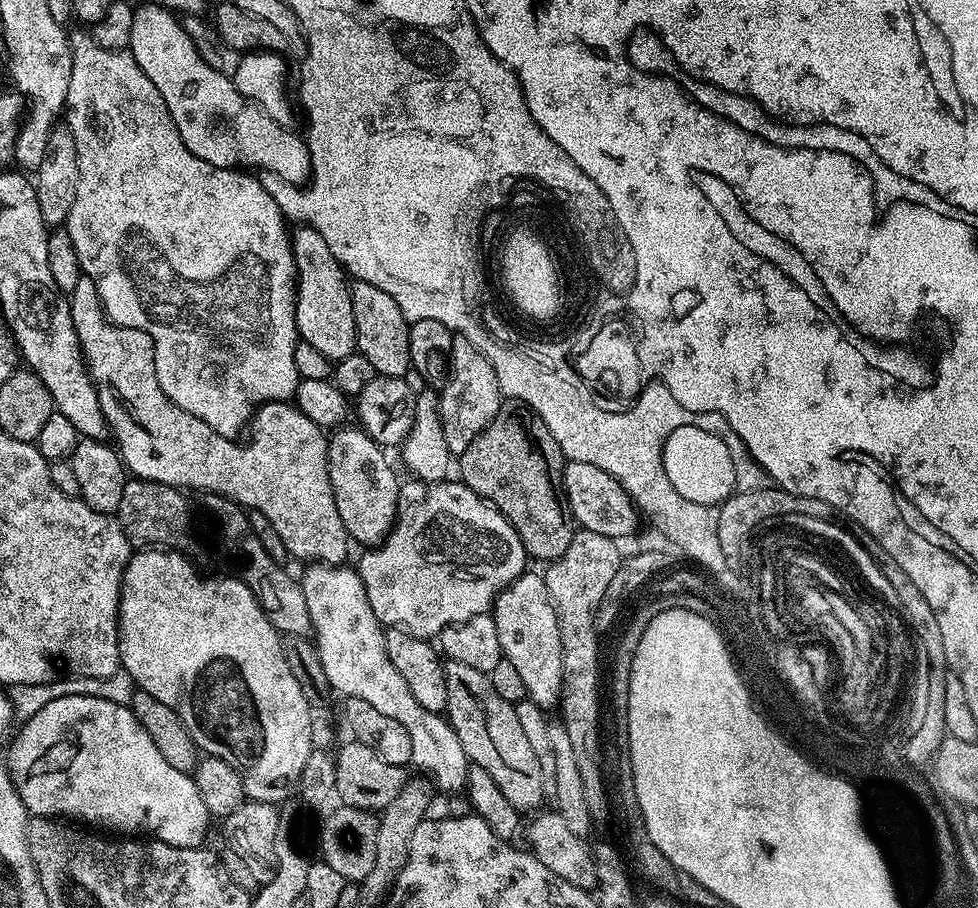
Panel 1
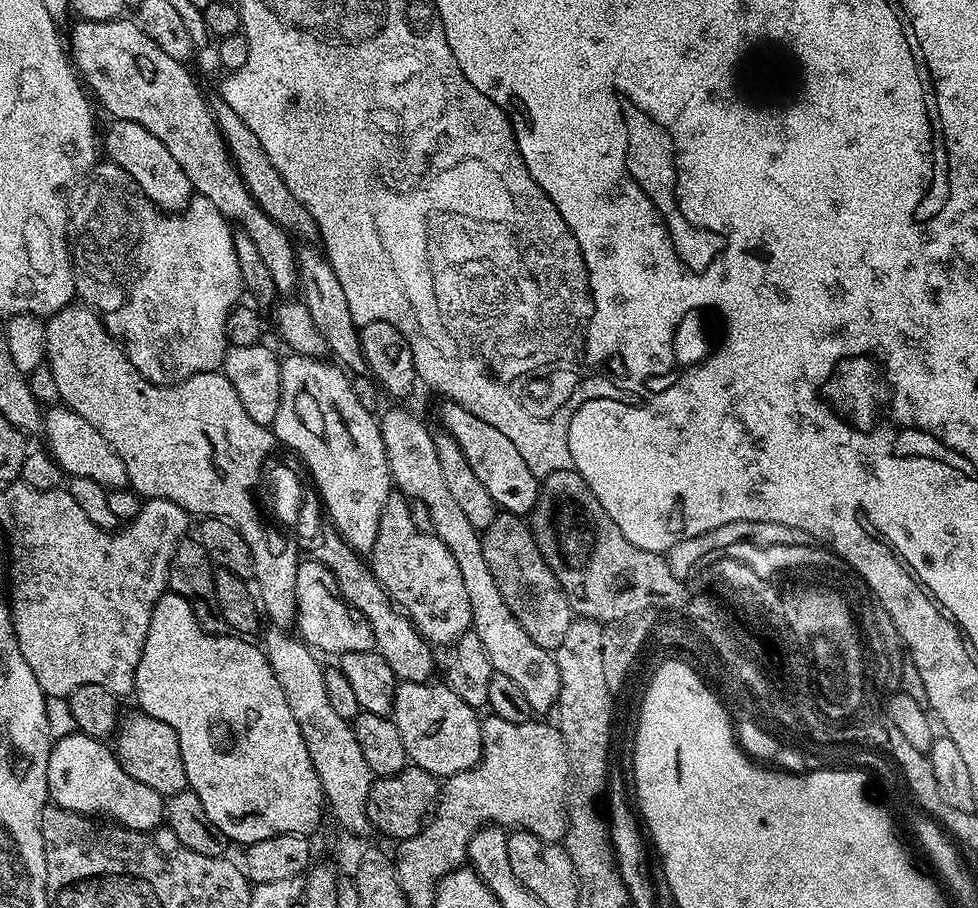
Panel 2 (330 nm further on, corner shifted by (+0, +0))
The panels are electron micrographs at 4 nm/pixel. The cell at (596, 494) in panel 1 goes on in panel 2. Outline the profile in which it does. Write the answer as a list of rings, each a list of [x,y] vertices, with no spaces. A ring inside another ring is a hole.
[[[445,399],[443,403],[439,427],[452,436],[454,442],[458,442],[462,454],[466,454],[466,462],[470,462],[470,470],[474,470],[474,478],[486,486],[497,509],[527,517],[540,493],[540,480],[532,473],[530,466],[526,466],[514,442],[510,442],[510,438],[506,438],[506,434],[502,434],[495,426],[490,426],[490,422],[482,422],[482,418],[470,414],[470,410],[461,404],[450,399]]]

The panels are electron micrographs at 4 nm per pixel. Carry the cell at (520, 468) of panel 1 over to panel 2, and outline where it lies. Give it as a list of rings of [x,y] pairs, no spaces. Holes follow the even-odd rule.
[[[501,511],[494,518],[494,522],[490,522],[490,526],[483,528],[480,541],[482,554],[486,554],[486,566],[490,566],[490,574],[494,574],[494,582],[498,582],[498,594],[502,594],[502,602],[506,602],[514,618],[518,618],[518,626],[522,626],[522,630],[526,630],[526,634],[530,634],[531,640],[538,642],[538,646],[549,650],[562,646],[562,638],[566,630],[570,630],[574,613],[568,605],[568,599],[554,570],[538,550],[529,521],[523,516],[514,515],[513,512]]]

